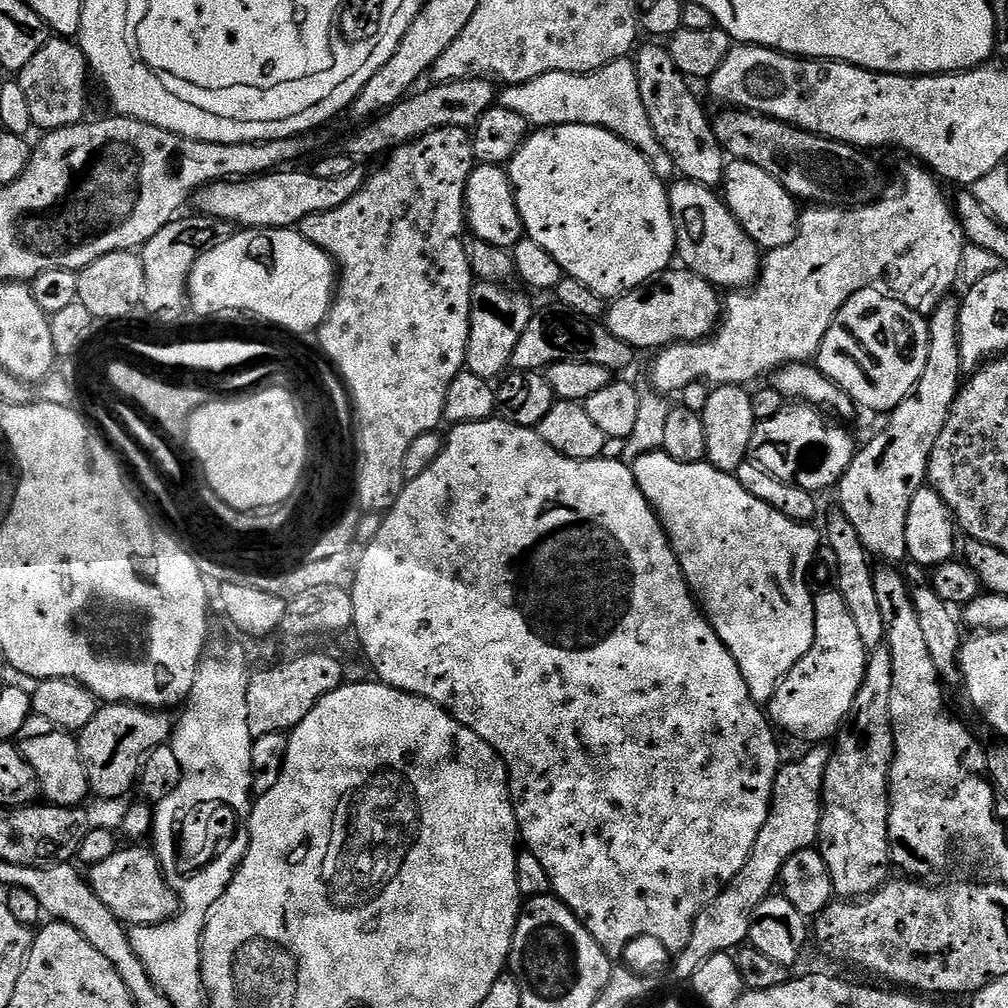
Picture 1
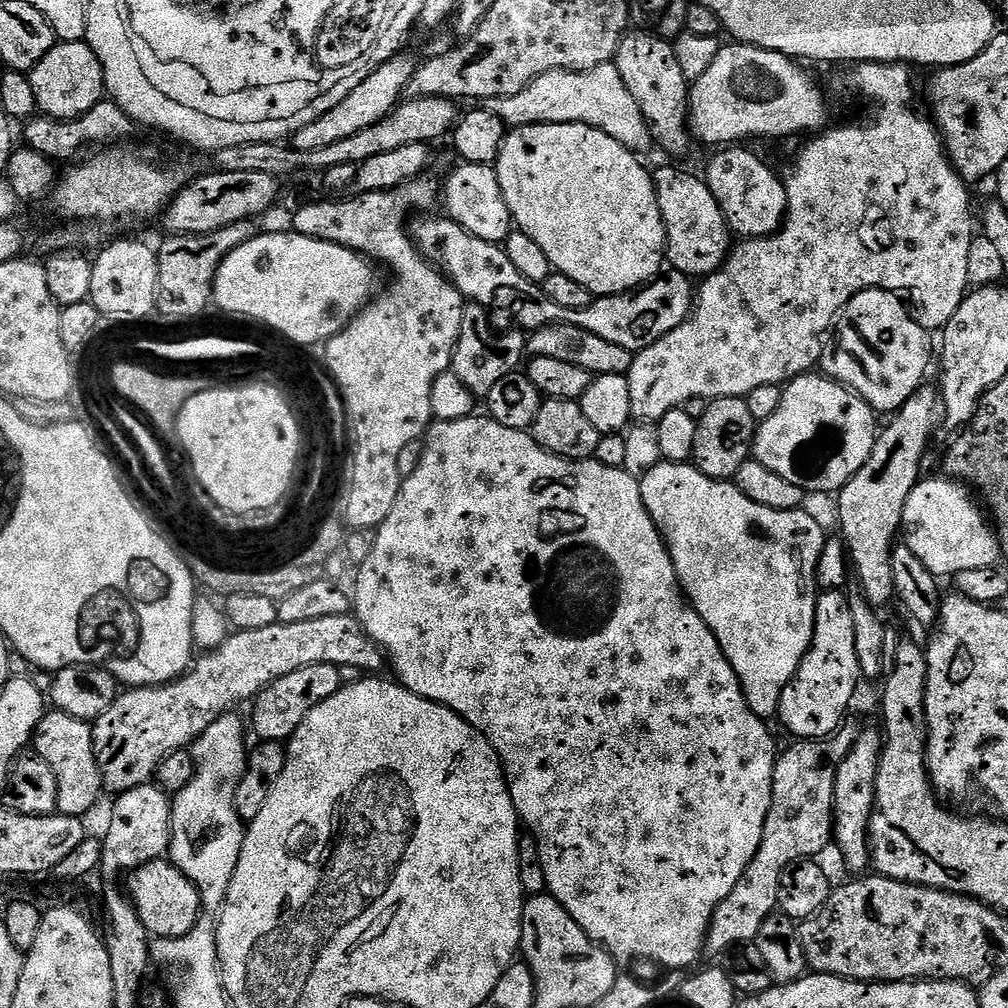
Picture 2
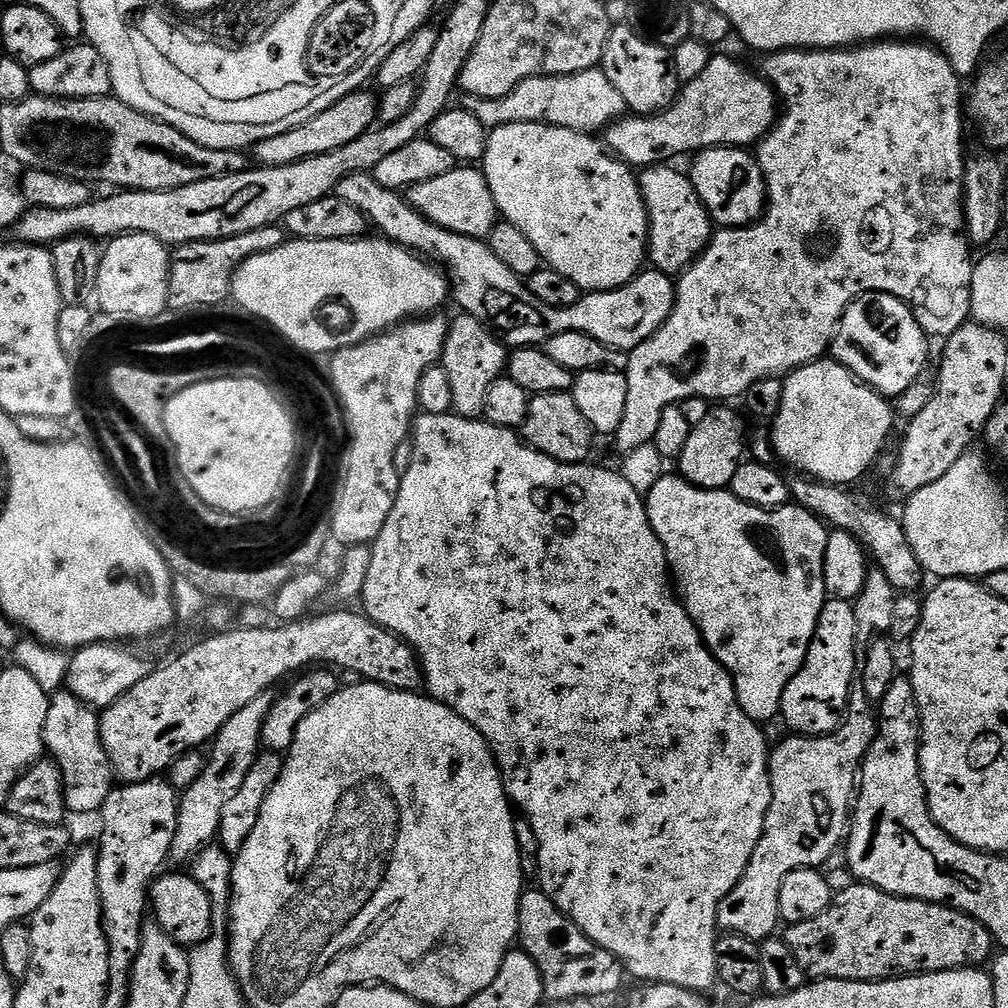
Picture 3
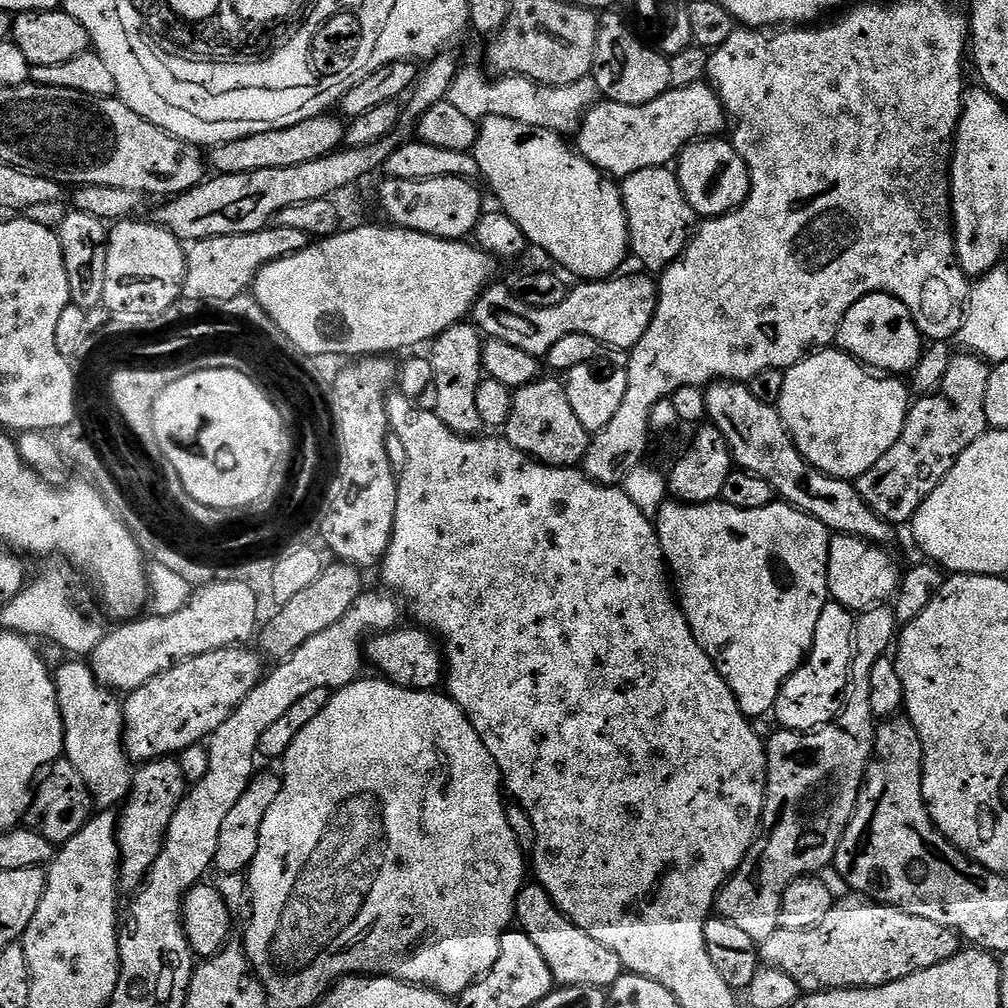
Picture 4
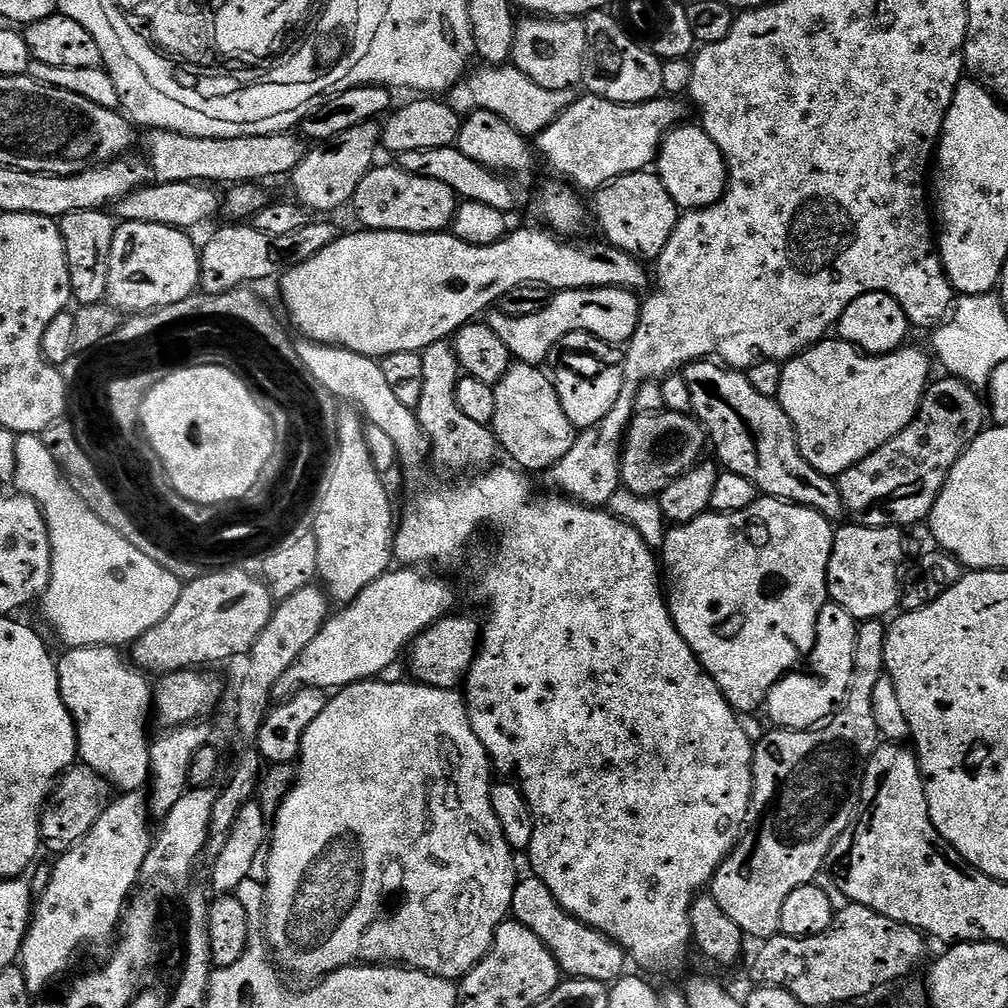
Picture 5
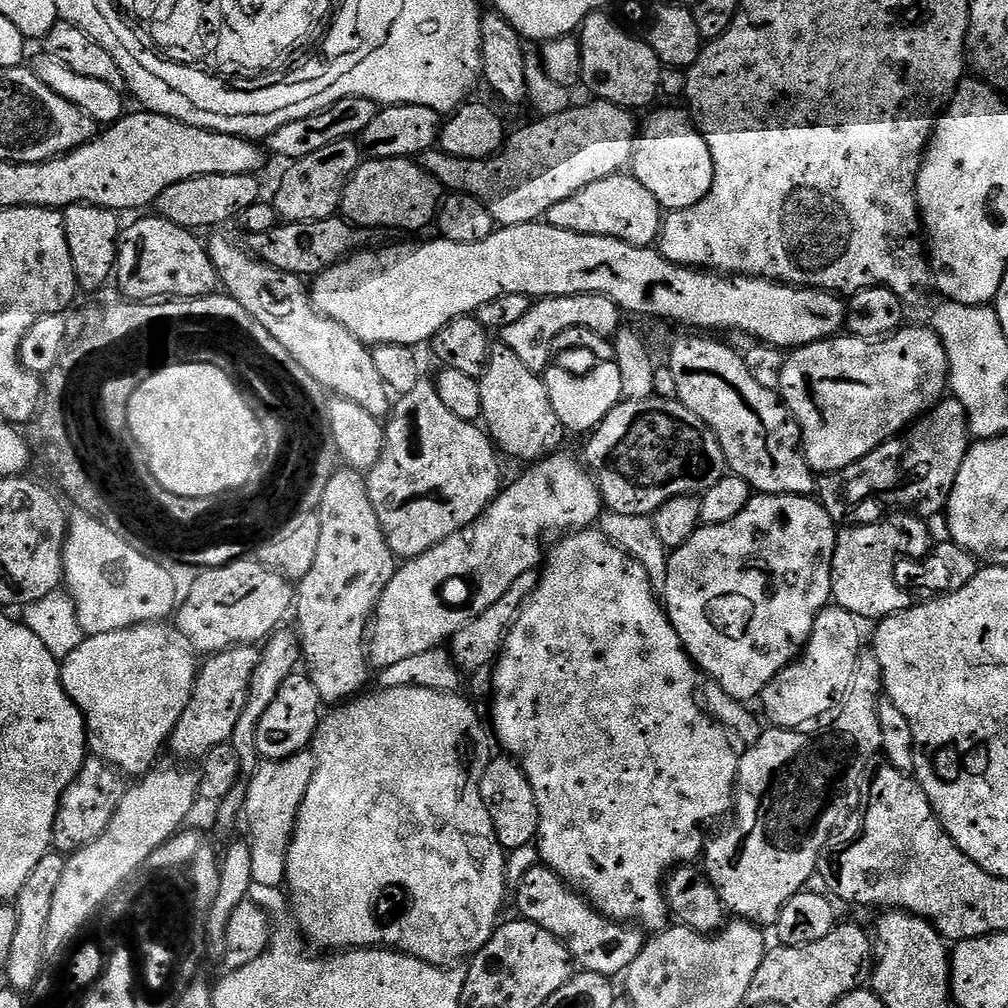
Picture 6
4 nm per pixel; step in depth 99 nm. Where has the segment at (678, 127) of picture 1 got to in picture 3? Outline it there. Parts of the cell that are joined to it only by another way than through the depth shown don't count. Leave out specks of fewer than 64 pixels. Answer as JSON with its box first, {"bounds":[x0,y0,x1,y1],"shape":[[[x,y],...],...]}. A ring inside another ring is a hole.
{"bounds":[599,27,682,116],"shape":[[[613,27],[599,67],[606,74],[606,78],[610,78],[614,90],[622,94],[624,107],[629,113],[655,116],[658,112],[666,111],[675,102],[682,87],[678,74],[675,73],[673,53],[660,44],[644,39],[635,27],[627,27]]]}

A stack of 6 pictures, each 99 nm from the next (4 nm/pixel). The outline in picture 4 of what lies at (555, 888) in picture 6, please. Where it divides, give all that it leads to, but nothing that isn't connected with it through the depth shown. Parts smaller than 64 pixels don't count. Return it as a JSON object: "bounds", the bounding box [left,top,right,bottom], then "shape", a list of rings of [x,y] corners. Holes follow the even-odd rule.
{"bounds":[514,882,626,990],"shape":[[[535,882],[525,883],[520,889],[514,920],[519,931],[526,933],[530,942],[538,946],[542,958],[546,958],[546,966],[550,966],[550,974],[557,985],[565,988],[590,986],[607,990],[626,971],[614,950],[606,950],[606,946],[602,946],[602,942],[597,942],[595,938],[590,938],[586,930],[578,930],[574,922],[570,922],[557,910],[546,890]]]}

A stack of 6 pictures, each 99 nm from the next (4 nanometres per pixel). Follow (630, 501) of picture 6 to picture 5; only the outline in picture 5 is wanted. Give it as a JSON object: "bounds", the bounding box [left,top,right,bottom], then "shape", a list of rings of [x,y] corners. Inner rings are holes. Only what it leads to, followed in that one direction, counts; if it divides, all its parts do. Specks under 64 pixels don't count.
{"bounds":[620,412,706,497],"shape":[[[646,412],[637,415],[628,426],[622,445],[620,478],[623,487],[639,496],[659,497],[670,482],[695,468],[706,448],[706,429],[695,415],[677,412]]]}

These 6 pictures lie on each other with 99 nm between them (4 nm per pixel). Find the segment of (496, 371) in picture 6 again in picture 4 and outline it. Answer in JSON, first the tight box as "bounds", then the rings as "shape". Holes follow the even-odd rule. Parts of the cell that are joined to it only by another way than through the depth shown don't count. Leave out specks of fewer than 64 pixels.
{"bounds":[502,378,590,468],"shape":[[[547,378],[538,379],[533,384],[513,391],[510,418],[503,426],[502,436],[533,460],[549,464],[552,468],[577,467],[583,461],[590,443],[590,433],[574,415],[563,383],[559,379]]]}

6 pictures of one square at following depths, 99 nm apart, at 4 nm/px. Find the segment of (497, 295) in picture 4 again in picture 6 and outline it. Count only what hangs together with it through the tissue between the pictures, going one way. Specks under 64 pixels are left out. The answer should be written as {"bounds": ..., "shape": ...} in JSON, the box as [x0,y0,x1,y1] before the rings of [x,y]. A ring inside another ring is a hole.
{"bounds":[502,296,622,374],"shape":[[[549,296],[537,299],[519,322],[506,326],[502,340],[506,347],[518,354],[518,358],[522,358],[522,362],[526,362],[529,370],[540,374],[549,367],[548,359],[554,356],[552,343],[558,334],[562,334],[562,330],[589,328],[594,330],[594,334],[612,338],[621,331],[620,316],[622,309],[605,296]]]}

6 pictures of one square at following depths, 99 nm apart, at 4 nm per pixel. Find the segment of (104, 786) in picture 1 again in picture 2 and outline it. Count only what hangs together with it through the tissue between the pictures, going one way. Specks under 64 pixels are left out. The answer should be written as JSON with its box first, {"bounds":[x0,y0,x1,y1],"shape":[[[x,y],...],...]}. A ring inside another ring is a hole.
{"bounds":[92,614,386,794],"shape":[[[333,614],[330,618],[314,618],[311,622],[290,622],[289,624],[281,624],[279,622],[266,626],[263,630],[246,630],[245,632],[233,631],[226,638],[226,642],[222,646],[212,649],[211,652],[205,652],[195,657],[194,663],[189,667],[188,671],[178,680],[172,680],[169,684],[155,684],[153,688],[128,688],[121,691],[117,695],[116,700],[105,710],[104,713],[92,724],[92,741],[94,742],[94,754],[98,762],[98,770],[102,774],[102,782],[105,789],[112,794],[119,794],[126,790],[134,790],[134,786],[142,786],[149,783],[155,777],[158,766],[162,762],[162,758],[166,758],[170,754],[187,749],[195,744],[196,740],[205,730],[212,725],[219,716],[229,715],[233,711],[235,704],[240,704],[243,700],[251,701],[259,696],[266,686],[270,686],[270,682],[278,682],[278,678],[283,678],[285,674],[294,674],[294,670],[298,670],[302,666],[318,666],[319,664],[329,664],[341,670],[347,668],[357,668],[360,674],[376,674],[380,667],[385,667],[386,657],[384,651],[377,646],[370,638],[370,634],[364,632],[364,627],[360,621],[352,614]]]}

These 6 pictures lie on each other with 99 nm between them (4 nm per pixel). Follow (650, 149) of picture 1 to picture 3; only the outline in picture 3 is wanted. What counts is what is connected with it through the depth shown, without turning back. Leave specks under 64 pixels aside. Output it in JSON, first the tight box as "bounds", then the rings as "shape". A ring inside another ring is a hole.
{"bounds":[463,67,626,134],"shape":[[[599,67],[565,76],[526,78],[502,98],[480,100],[477,96],[465,95],[463,99],[463,107],[472,112],[474,118],[478,118],[478,122],[482,122],[489,130],[514,122],[534,122],[553,124],[575,132],[600,134],[621,119],[626,112],[622,94],[614,90],[610,78],[606,78],[606,74]]]}

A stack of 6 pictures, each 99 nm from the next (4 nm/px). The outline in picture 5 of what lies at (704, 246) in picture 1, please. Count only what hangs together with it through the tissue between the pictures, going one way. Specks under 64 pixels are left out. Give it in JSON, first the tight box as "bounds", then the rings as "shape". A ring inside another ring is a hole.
{"bounds":[594,170,682,262],"shape":[[[652,170],[631,172],[614,178],[603,188],[595,189],[594,196],[594,224],[596,220],[601,234],[604,235],[601,237],[612,247],[641,262],[654,262],[660,257],[682,215],[682,210],[674,202],[674,198],[670,198],[670,190],[662,186],[659,175]]]}

